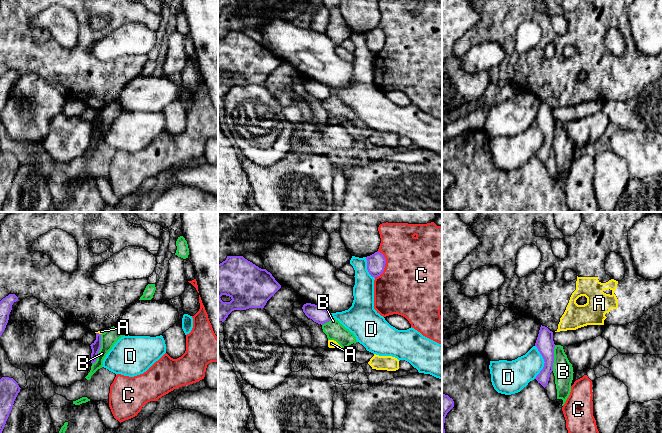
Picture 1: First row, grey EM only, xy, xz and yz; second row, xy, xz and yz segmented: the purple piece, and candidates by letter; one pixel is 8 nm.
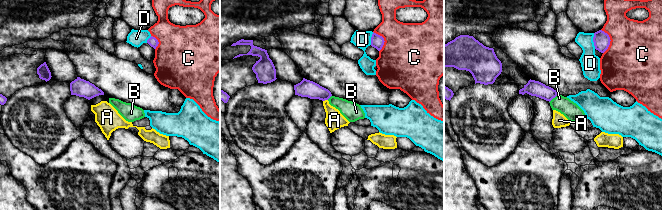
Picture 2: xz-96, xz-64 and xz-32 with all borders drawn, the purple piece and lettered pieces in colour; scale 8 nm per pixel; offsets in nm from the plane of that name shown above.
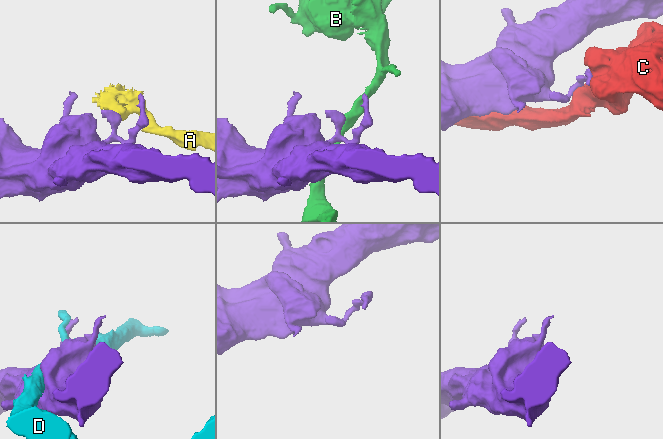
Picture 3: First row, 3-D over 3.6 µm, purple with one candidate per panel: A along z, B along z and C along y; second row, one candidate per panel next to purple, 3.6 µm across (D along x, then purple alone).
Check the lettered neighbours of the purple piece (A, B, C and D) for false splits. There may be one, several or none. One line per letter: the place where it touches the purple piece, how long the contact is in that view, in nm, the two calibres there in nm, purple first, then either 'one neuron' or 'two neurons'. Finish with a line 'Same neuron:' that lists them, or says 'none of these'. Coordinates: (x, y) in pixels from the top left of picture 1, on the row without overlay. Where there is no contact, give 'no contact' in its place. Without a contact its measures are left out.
A: meets purple in xy at (98, 109); contact 40 nm long; 70 nm thick on the purple side, 30 nm on the other; two neurons
B: meets purple in xy at (99, 125); contact 260 nm long; 70 nm thick on the purple side, 120 nm on the other; two neurons
C: meets purple in xz at (384, 42); contact 220 nm long; 150 nm thick on the purple side, 500 nm on the other; two neurons
D: meets purple in yz at (544, 137); contact 280 nm long; 140 nm thick on the purple side, 240 nm on the other; two neurons
Same neuron: none of these

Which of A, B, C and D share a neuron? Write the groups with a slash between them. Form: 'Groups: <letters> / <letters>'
Groups: A / B / C / D

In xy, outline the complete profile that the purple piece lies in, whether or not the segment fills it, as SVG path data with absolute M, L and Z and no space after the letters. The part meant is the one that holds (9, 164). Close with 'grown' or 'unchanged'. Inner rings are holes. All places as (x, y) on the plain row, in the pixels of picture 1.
M2 153L0 155L0 212L2 212L2 207L20 165L13 154Z; unchanged

